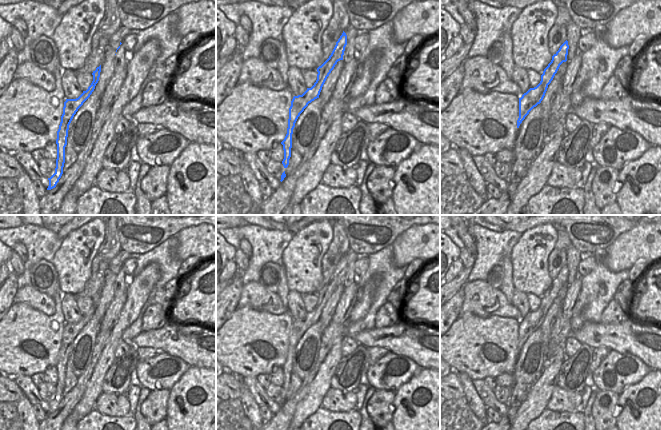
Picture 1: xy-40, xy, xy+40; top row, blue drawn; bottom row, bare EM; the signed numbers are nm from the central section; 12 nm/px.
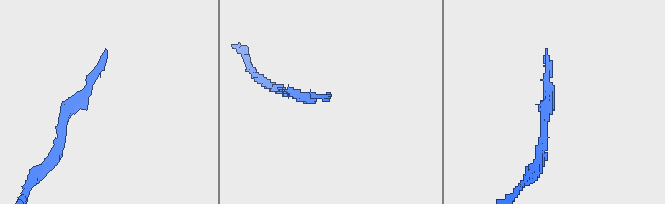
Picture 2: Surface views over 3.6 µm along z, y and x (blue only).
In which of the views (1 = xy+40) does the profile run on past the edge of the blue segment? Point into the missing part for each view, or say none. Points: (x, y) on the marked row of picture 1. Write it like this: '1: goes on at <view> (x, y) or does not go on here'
1: does not go on here

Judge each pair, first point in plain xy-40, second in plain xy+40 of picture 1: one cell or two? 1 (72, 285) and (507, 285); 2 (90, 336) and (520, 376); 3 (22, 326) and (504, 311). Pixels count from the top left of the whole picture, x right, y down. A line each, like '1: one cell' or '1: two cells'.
1: two cells
2: one cell
3: two cells

